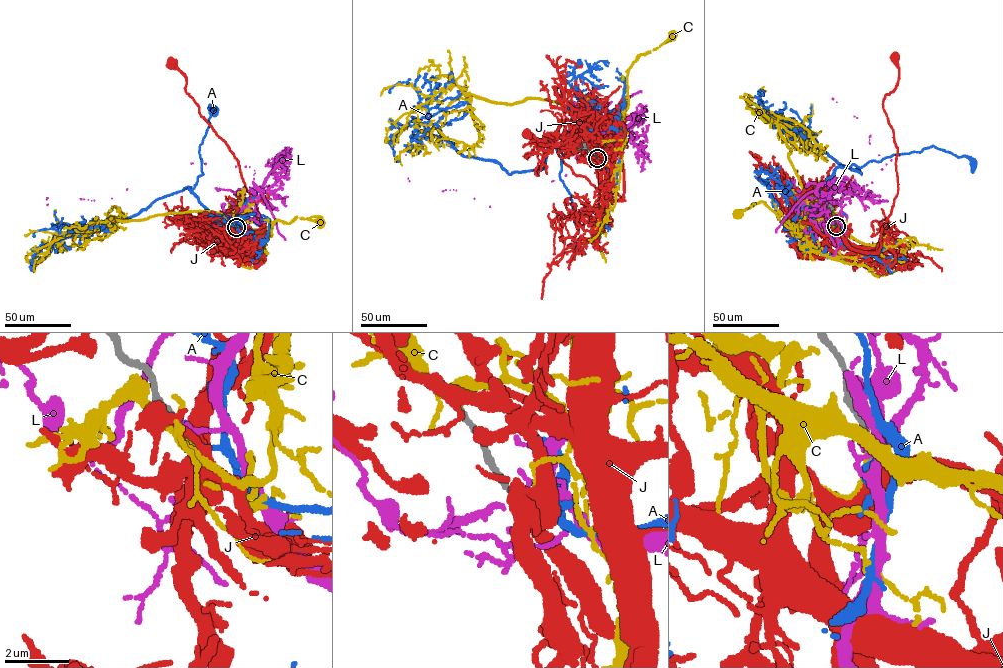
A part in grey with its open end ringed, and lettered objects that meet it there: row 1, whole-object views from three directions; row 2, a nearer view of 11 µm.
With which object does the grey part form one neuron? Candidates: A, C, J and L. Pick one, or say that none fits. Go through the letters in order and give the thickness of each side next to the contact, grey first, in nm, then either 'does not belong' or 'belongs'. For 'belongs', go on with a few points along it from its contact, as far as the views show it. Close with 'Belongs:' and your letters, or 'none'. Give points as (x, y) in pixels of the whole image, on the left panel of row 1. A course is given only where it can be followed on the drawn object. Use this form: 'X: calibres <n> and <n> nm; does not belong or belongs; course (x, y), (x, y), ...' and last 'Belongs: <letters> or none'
A: calibres 200 and 140 nm; does not belong
C: calibres 220 and 150 nm; does not belong
J: calibres 200 and 440 nm; does not belong
L: calibres 240 and 140 nm; does not belong
Belongs: none

